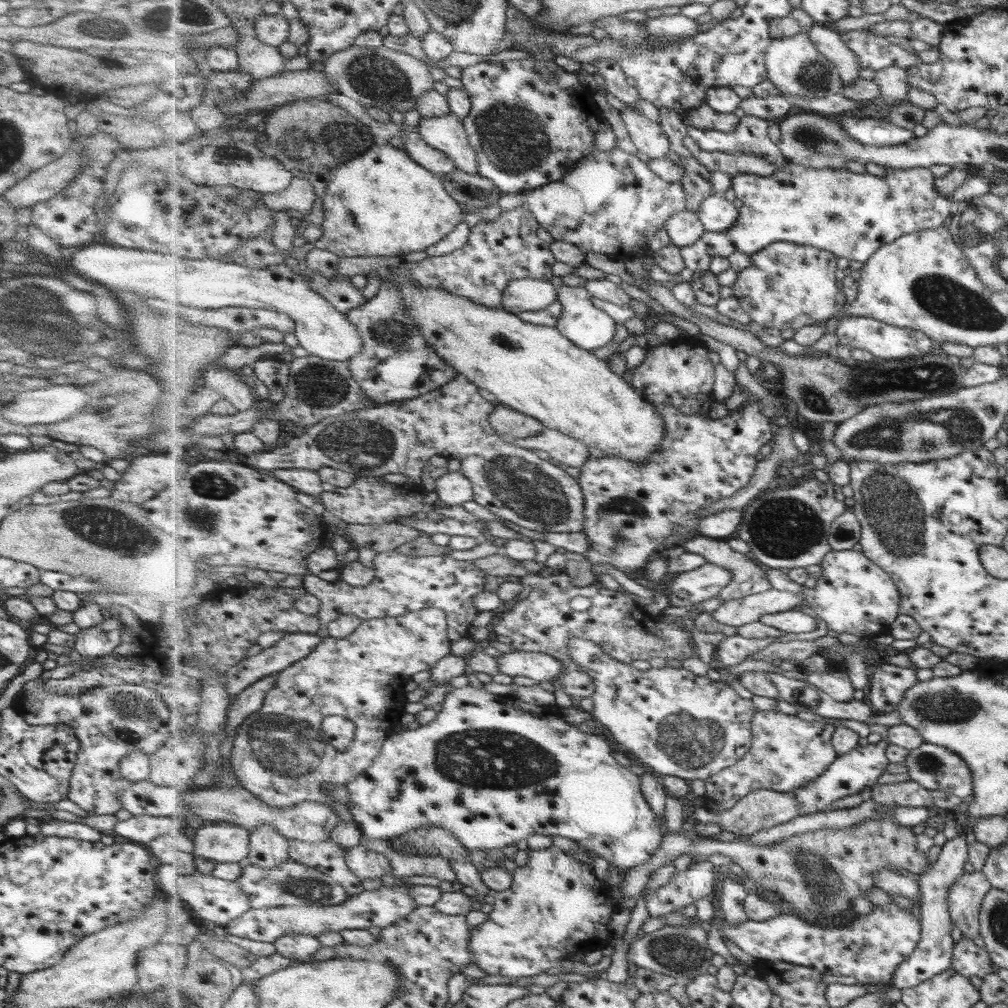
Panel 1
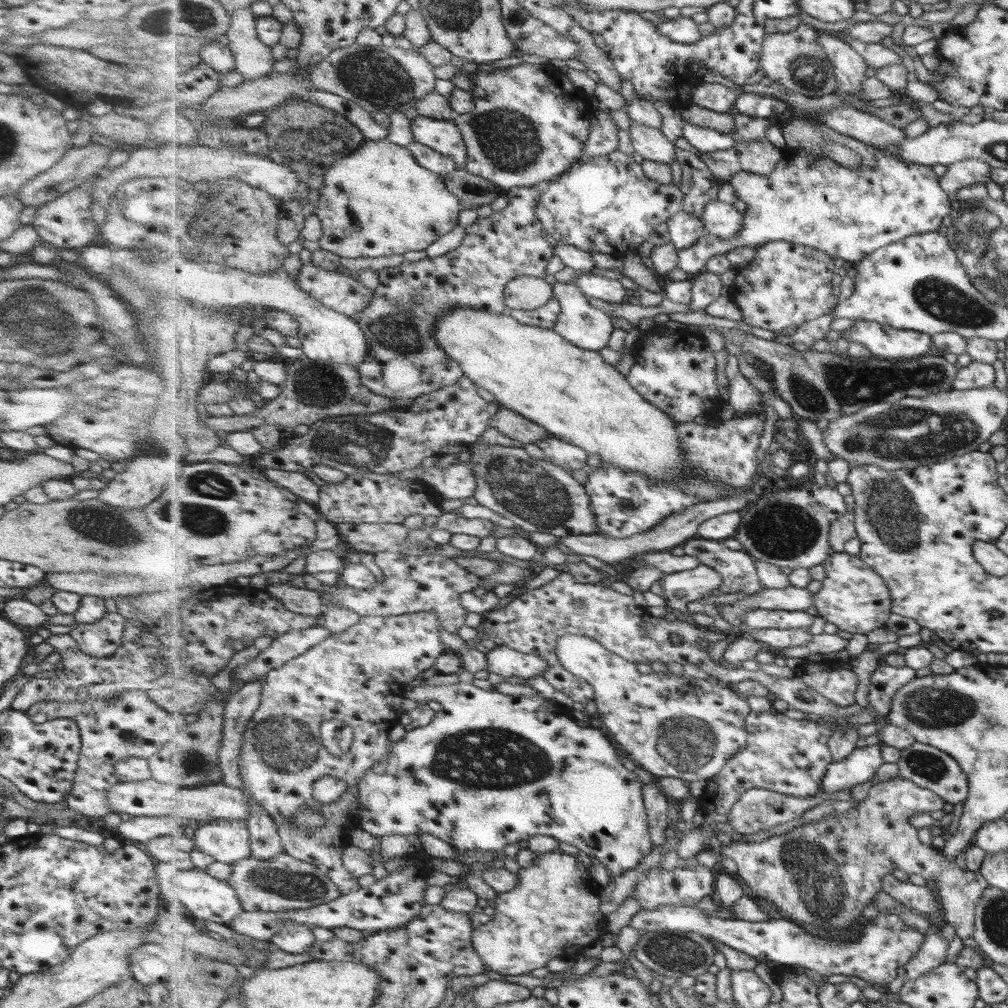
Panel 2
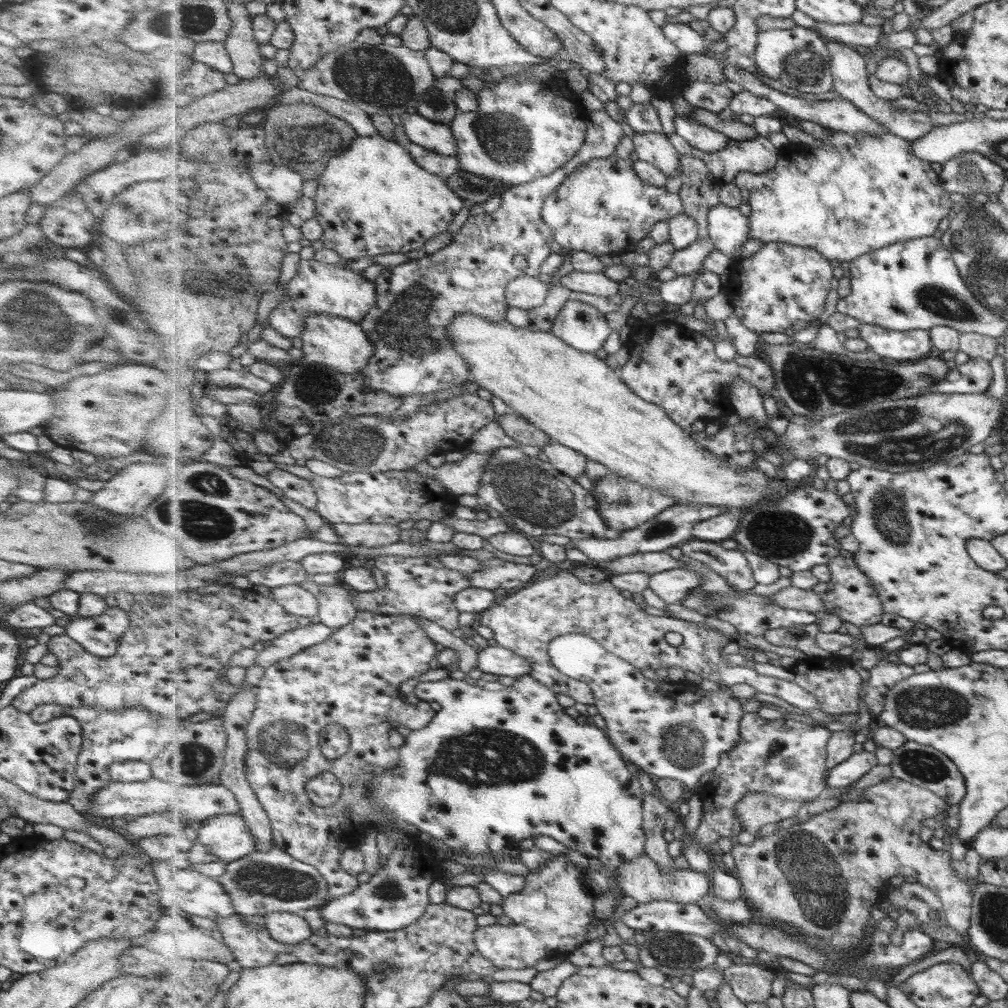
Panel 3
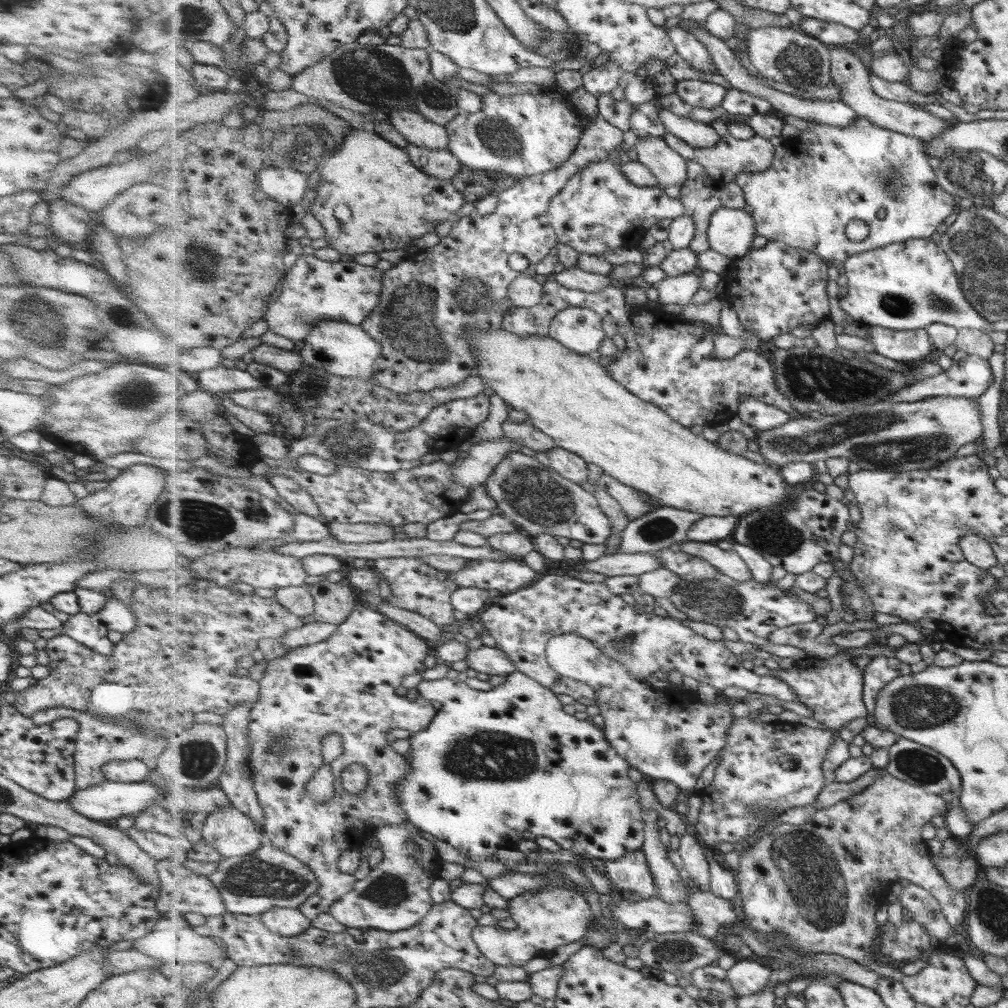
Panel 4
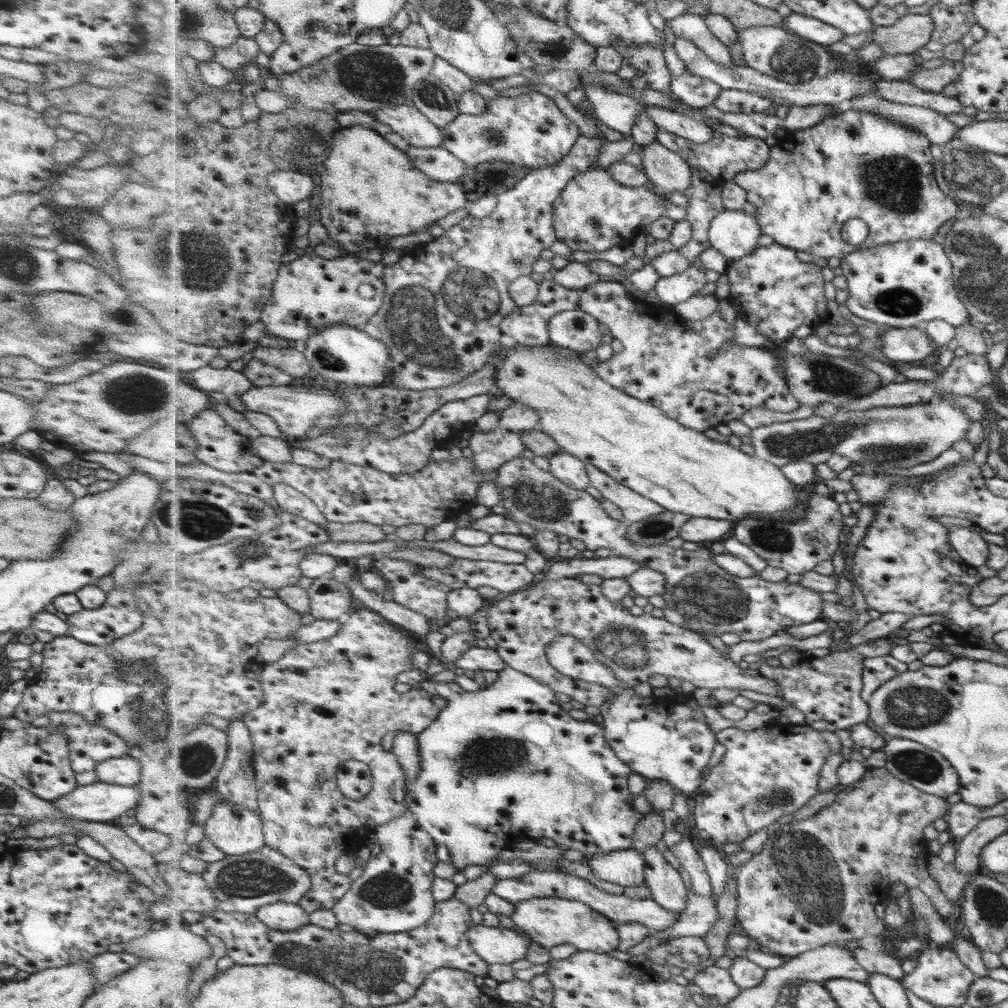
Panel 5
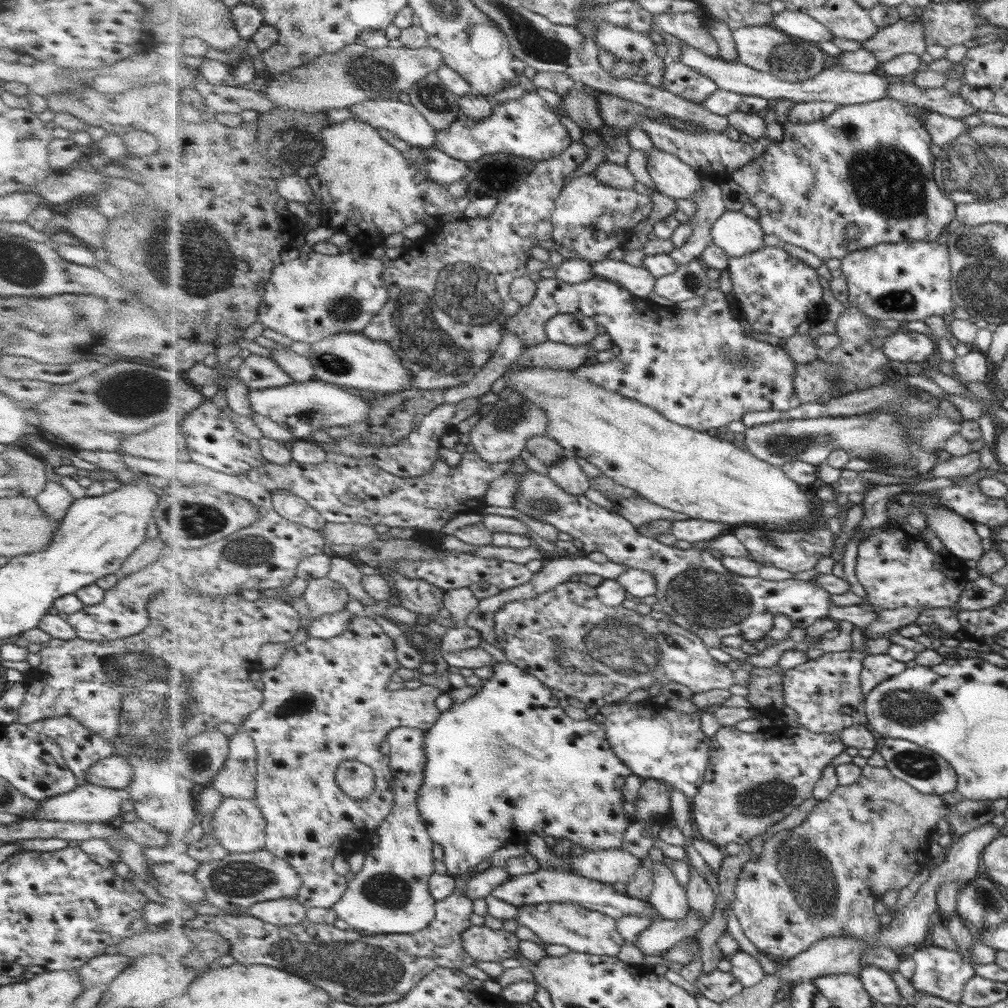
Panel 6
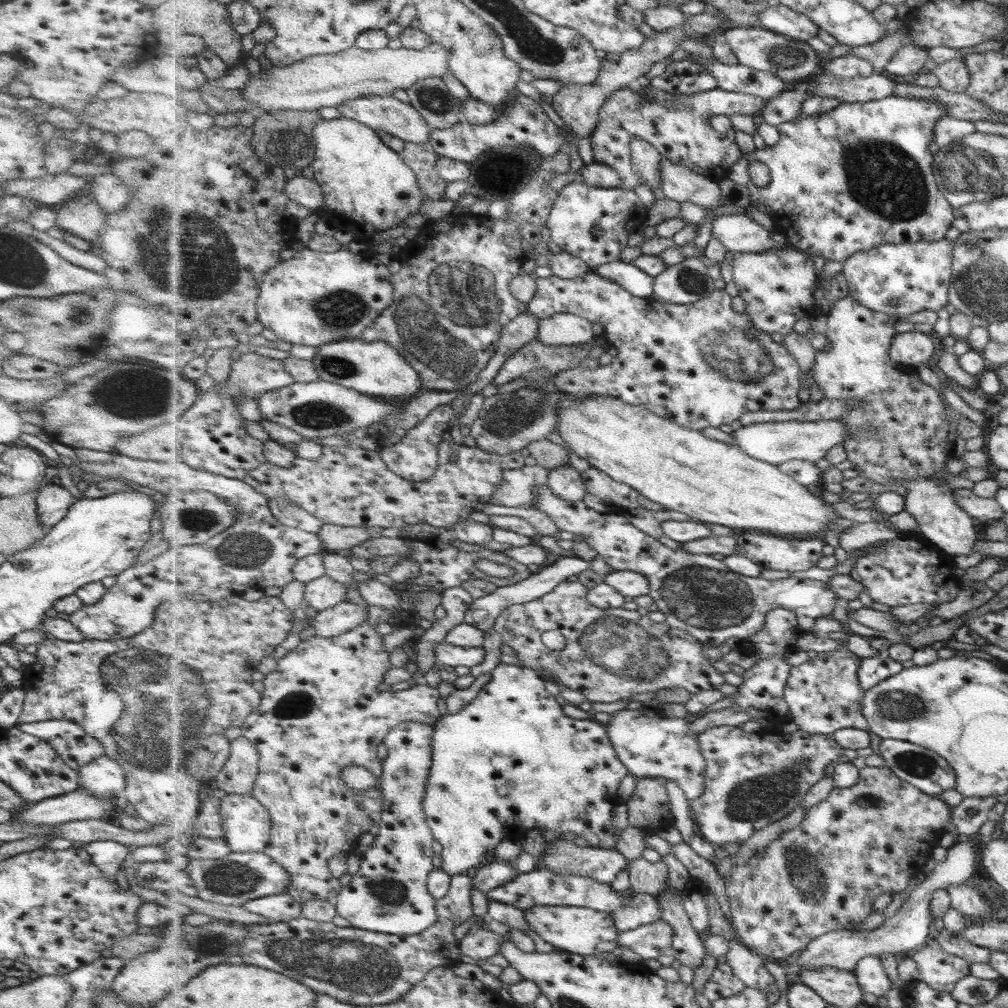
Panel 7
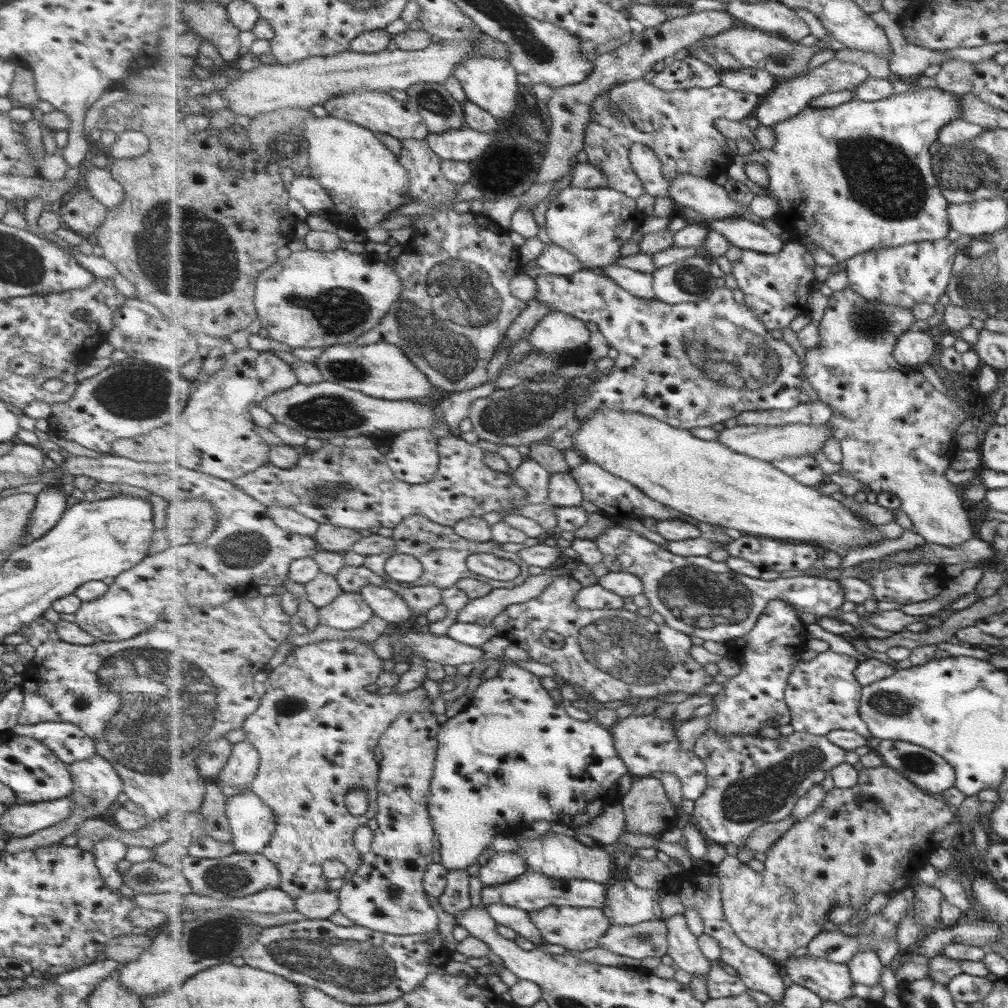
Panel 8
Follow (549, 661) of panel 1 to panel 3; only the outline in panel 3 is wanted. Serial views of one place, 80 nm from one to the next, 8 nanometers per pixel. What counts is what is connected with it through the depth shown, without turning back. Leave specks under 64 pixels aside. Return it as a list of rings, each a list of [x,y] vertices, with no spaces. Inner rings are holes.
[[[499,644],[487,645],[478,653],[478,669],[487,674],[511,676],[515,679],[518,676],[529,675],[532,671],[533,664],[531,662],[517,655],[513,649],[505,648]]]

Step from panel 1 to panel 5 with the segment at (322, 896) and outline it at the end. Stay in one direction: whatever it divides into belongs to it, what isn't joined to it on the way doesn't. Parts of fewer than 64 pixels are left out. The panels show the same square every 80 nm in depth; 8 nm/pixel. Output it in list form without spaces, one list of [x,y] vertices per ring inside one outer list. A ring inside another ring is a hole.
[[[267,844],[255,853],[227,855],[219,862],[209,863],[203,878],[218,908],[228,913],[256,914],[262,906],[277,902],[298,904],[313,887],[310,874],[302,866]]]

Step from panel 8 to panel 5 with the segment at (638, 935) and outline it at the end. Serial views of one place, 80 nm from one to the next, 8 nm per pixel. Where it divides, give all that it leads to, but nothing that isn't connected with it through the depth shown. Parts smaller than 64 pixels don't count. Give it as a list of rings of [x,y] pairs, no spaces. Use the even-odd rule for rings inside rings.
[[[680,866],[678,868],[685,888],[689,890],[689,901],[686,909],[680,914],[678,922],[665,930],[657,930],[655,940],[661,941],[679,938],[682,936],[696,936],[704,938],[712,934],[714,926],[719,922],[720,914],[717,908],[717,897],[703,898],[697,896],[691,888],[691,879],[688,872]]]

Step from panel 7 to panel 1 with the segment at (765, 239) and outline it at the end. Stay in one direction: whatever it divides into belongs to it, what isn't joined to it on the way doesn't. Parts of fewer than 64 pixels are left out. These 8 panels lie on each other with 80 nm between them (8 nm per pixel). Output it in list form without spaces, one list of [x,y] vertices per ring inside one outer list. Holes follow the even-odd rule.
[[[715,194],[703,200],[697,213],[703,226],[711,232],[728,231],[740,218],[740,208],[728,198]]]

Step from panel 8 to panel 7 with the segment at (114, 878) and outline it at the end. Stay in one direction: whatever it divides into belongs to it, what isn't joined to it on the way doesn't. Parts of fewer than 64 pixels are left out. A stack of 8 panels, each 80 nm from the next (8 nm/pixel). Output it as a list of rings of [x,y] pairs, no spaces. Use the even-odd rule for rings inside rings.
[[[110,840],[81,843],[80,848],[90,856],[90,861],[109,878],[114,876],[125,858],[129,857],[127,846]]]

